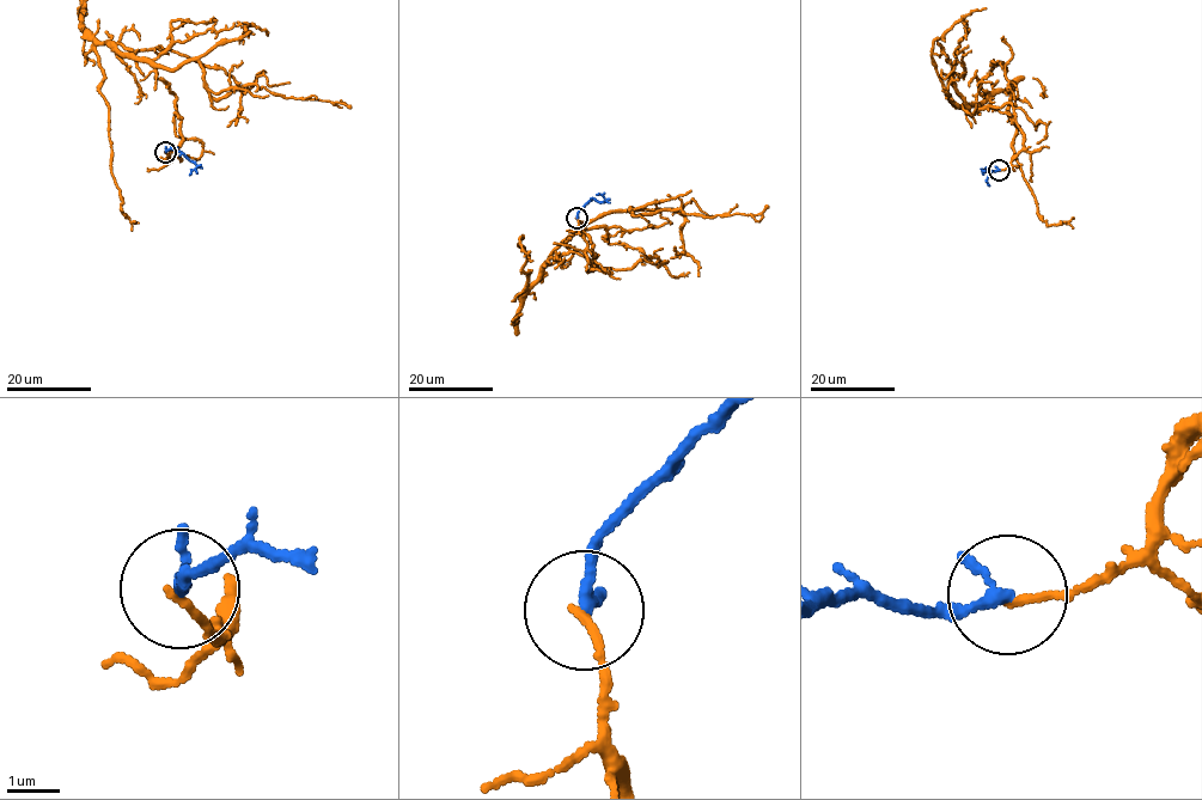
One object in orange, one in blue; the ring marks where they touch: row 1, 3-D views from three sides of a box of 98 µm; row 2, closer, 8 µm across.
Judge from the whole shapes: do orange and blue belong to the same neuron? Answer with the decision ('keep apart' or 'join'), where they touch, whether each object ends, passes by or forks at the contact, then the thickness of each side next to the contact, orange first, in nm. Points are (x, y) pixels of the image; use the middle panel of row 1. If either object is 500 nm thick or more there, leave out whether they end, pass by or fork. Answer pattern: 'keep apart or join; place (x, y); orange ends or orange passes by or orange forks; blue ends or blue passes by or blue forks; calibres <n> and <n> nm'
keep apart; place (577, 218); orange ends; blue ends; calibres 130 and 240 nm

